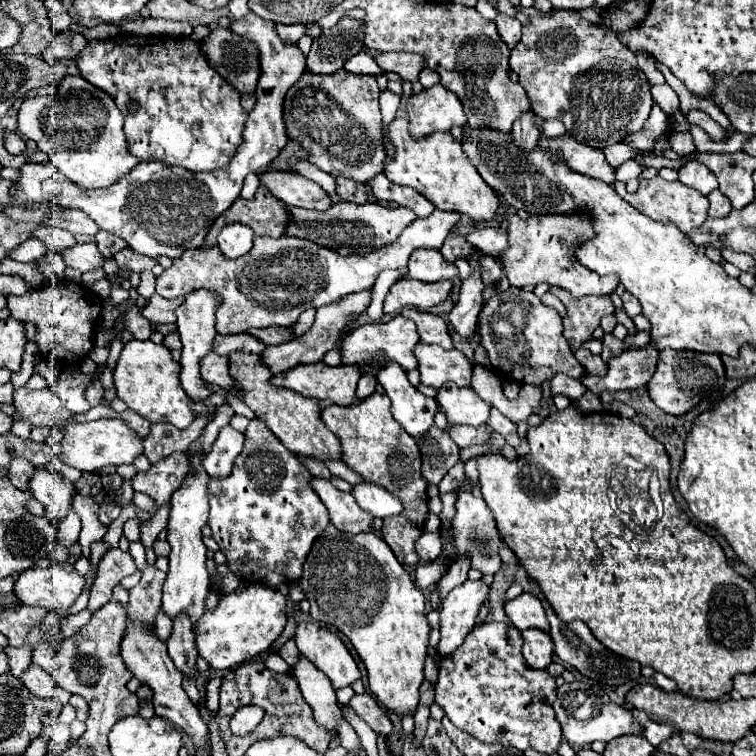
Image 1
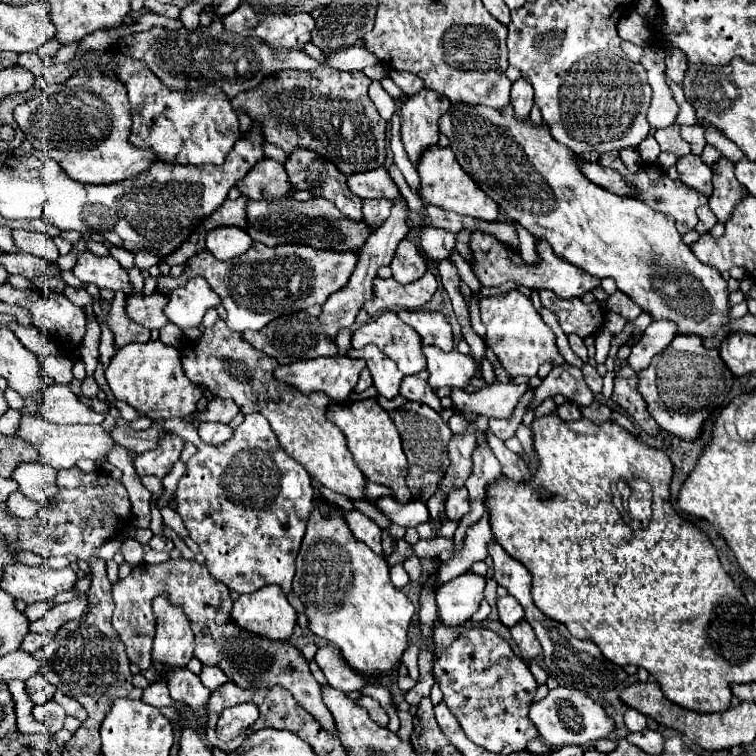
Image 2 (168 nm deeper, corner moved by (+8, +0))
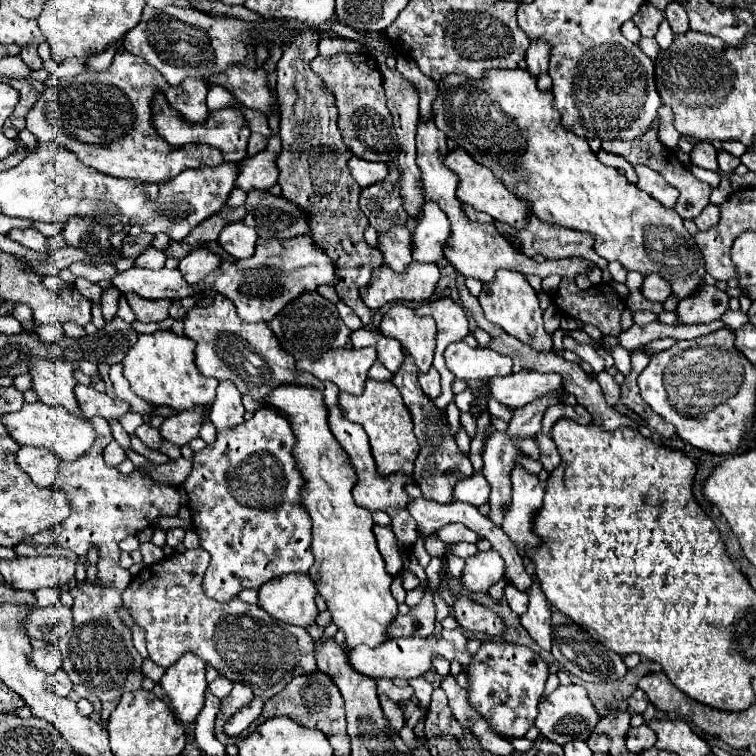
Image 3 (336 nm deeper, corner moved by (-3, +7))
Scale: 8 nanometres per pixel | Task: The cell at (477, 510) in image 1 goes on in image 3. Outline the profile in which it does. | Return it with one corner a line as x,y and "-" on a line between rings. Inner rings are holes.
475,472
473,476
461,480
455,486
455,498
461,502
469,502
473,506
481,506
489,500
489,484
481,472

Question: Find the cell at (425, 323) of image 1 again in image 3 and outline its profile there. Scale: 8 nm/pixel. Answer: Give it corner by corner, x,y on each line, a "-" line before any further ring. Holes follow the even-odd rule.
439,298
433,302
423,302
421,306
415,308
417,316
431,316
437,322
437,352
435,352
435,362
433,366
437,372
445,368
443,352
451,342
459,342
469,334
467,326
467,316
463,308
451,300
451,298

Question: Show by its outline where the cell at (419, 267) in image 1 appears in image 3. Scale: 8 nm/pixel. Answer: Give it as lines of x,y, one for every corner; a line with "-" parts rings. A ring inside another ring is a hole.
395,226
377,236
377,248
383,254
385,266
403,272
411,262
411,232
405,226

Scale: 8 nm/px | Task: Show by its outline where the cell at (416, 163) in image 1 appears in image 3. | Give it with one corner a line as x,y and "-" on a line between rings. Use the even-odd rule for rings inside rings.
457,148
453,152
447,154
447,160
445,160
447,168
451,168
457,176
459,176
459,186
457,186
457,198
463,202
463,204
469,204
481,212
487,212
491,214
497,222
503,222
503,224
509,224
513,228
523,228
527,226
529,222
529,216
531,216
531,210
527,208
527,204
523,204
523,200
519,200
511,190
507,190
503,186
503,182
499,178
495,178
495,174
477,164
463,148

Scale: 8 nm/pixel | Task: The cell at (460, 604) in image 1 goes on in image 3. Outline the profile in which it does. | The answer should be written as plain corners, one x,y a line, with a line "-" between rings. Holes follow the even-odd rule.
493,548
487,552
477,552
471,558
467,558
461,582
471,592
487,592
491,584
499,582
503,578
503,558

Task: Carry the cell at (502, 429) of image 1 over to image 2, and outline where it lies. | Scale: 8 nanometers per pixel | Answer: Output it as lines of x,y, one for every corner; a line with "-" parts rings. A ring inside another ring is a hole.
488,433
488,445
492,449
492,453
496,455
496,459
500,461
502,465
502,473
512,479
512,481
528,481
530,479
530,473
528,473
528,467
526,463
512,451
508,451
508,447
504,445
502,439
498,439
494,433

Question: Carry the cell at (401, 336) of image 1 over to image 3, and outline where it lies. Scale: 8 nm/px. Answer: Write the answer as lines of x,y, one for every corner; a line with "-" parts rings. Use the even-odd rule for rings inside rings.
393,304
381,320
379,330
385,336
397,338
403,348
415,358
417,368
425,374
433,364
435,354
435,320
419,318
409,306

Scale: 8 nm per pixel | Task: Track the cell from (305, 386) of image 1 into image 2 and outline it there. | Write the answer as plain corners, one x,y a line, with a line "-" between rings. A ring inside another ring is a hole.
342,355
316,357
316,359
308,359
304,363
290,363
288,367
278,367
274,371
274,379
288,383
288,385
296,387
302,393
320,391
320,393
326,393
332,401
344,403
350,397
350,393
354,391
358,375
364,367
366,367
364,359
350,359
350,357
342,357

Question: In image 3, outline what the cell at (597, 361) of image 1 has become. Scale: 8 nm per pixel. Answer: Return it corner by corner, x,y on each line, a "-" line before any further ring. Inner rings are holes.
599,372
597,374
597,382
601,384
601,390
605,394
605,402
609,406
615,406
619,402
619,384
613,380
613,376
609,372

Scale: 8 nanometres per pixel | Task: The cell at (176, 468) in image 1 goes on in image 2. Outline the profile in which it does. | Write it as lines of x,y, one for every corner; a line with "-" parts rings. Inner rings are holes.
168,435
160,441
160,445
154,451
142,453
134,459
136,475
142,479
144,475
154,477
166,477
172,471
172,465
180,459
180,451
184,447
184,441
178,435

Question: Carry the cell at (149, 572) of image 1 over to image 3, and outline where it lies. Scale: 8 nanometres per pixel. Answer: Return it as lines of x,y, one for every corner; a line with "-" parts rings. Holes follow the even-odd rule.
195,548
145,567
123,592
123,606
145,628
149,658
155,664
169,668
183,654
193,652
231,682
247,684
255,692
255,700
225,724
225,734
237,736
257,720
263,702
275,696
293,676
317,672
313,658
315,642
305,628
275,620
259,606
239,598
227,604
207,598
201,588
207,562
207,552

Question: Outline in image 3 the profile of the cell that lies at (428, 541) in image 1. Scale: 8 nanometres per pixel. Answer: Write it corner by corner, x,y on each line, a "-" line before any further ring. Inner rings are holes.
447,524
445,528
441,528
437,532
437,536
445,542
445,544
457,544
457,542
477,542
477,534
471,532
467,526
463,524

